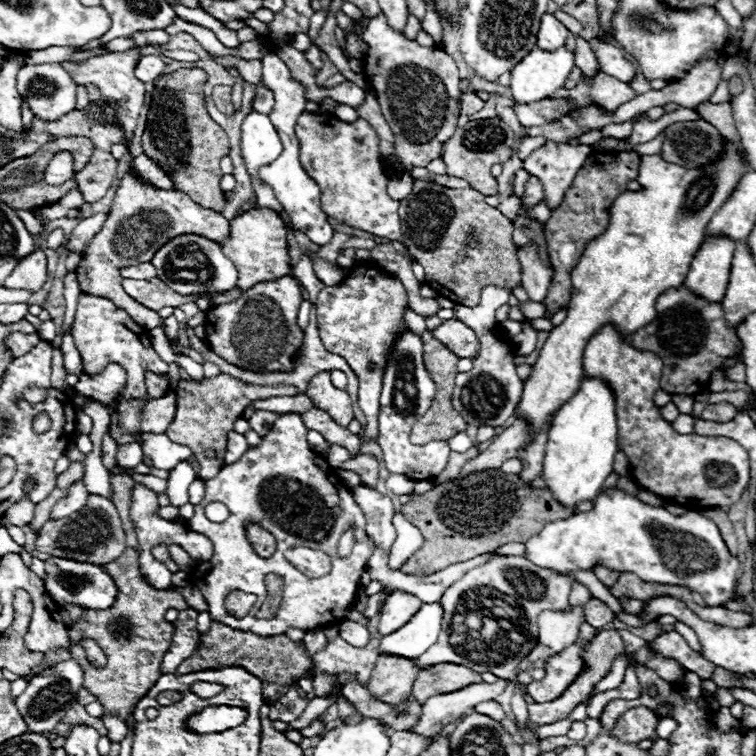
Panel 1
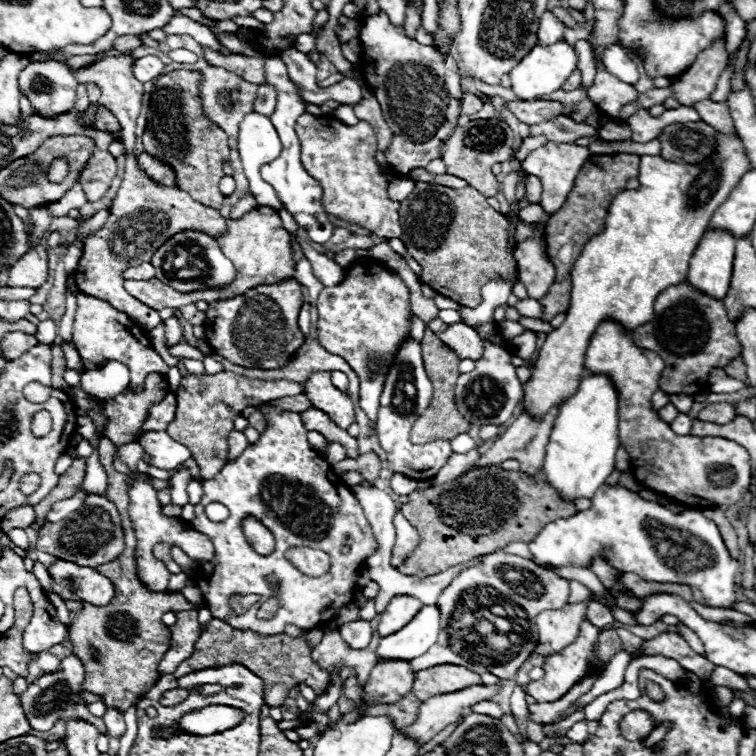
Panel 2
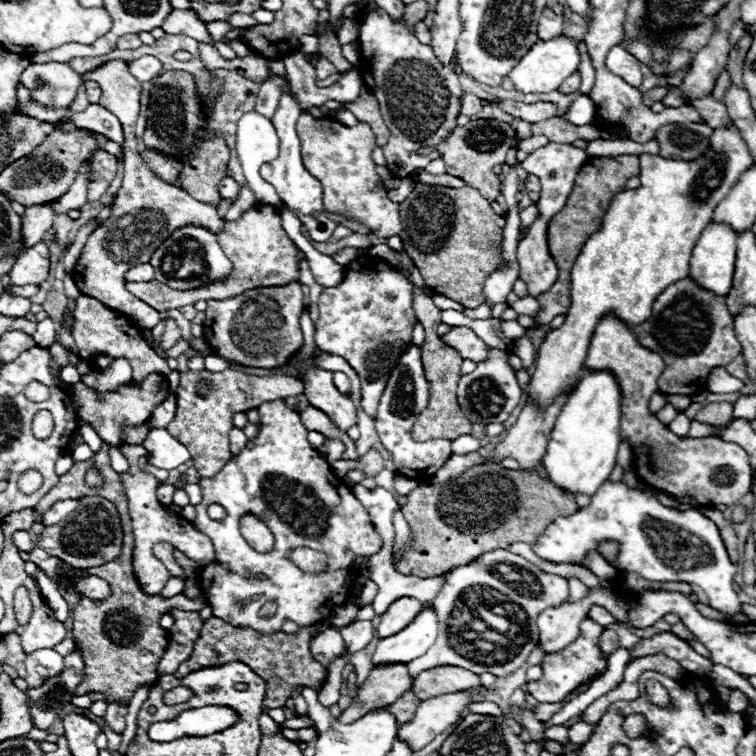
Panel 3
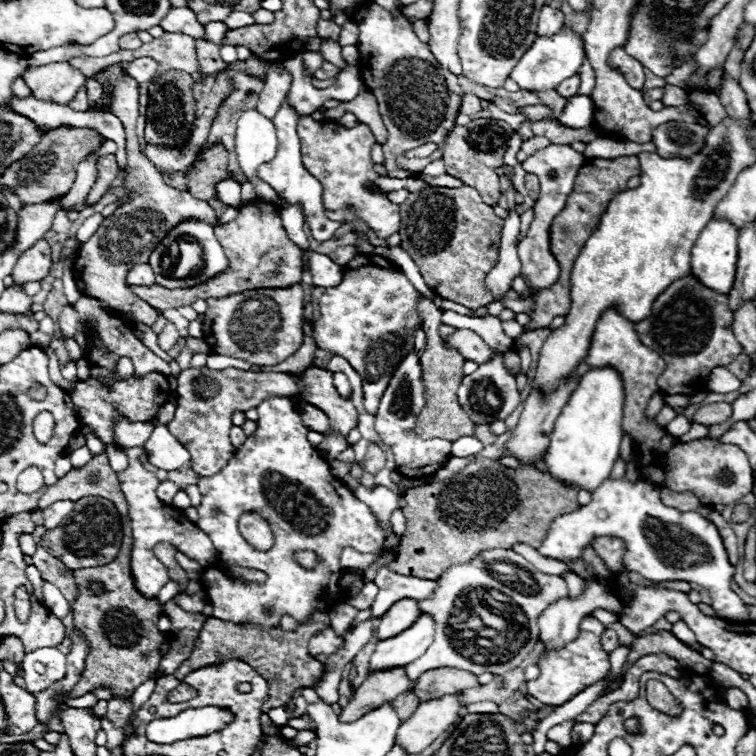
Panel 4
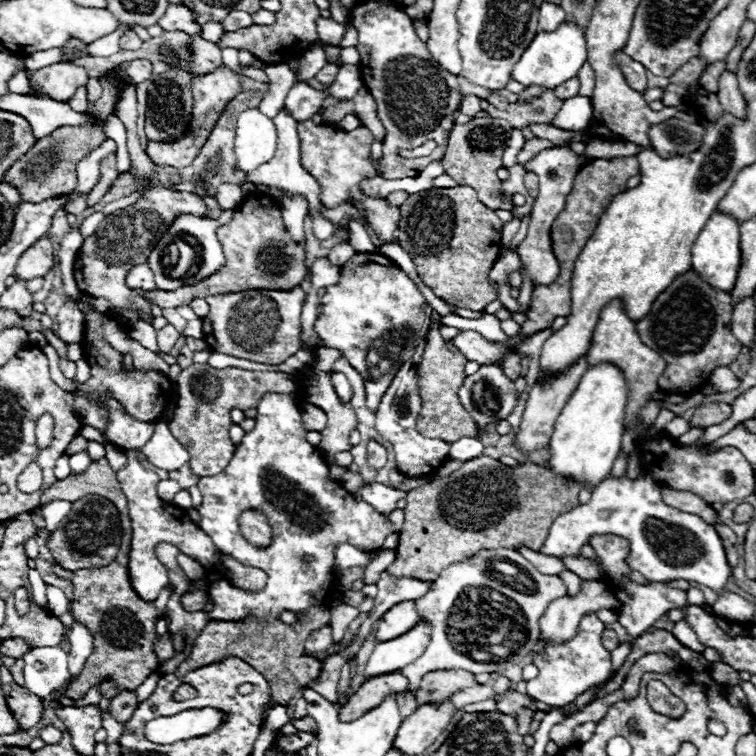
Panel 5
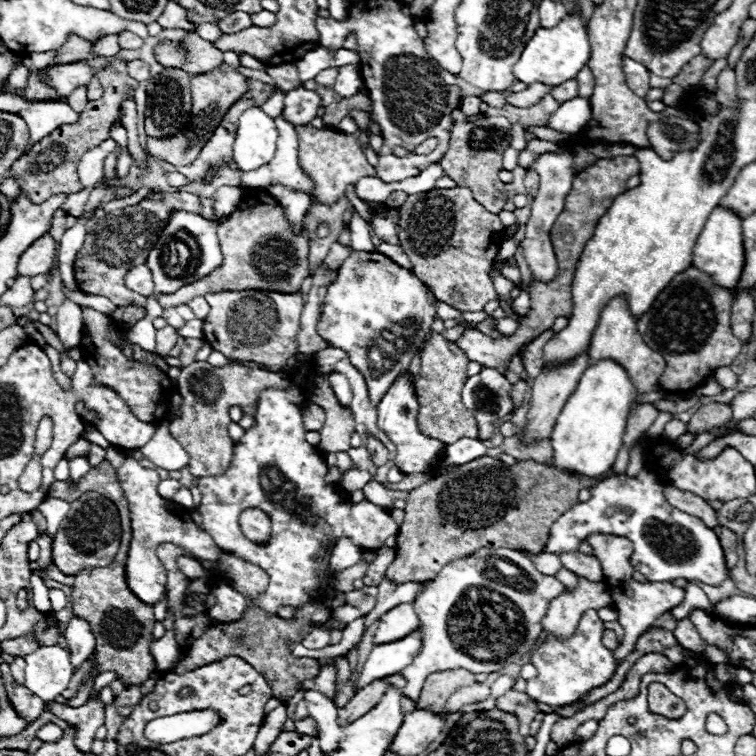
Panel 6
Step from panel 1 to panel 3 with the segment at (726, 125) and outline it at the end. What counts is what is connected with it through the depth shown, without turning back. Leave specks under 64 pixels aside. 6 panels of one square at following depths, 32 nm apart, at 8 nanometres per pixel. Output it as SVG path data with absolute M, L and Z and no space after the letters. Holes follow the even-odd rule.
M714 96L694 98L694 100L690 102L690 106L694 106L694 108L700 112L702 120L704 120L710 128L718 128L718 126L722 126L722 124L726 124L726 122L730 120L730 116L728 116L728 112L726 112L726 106L724 106L720 100L716 100Z

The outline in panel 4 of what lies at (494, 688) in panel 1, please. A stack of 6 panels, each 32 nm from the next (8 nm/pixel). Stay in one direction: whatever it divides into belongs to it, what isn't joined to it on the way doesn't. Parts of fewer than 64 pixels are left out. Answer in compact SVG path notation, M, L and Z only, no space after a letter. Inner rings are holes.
M456 694L444 696L440 700L422 702L418 706L418 710L400 724L398 734L396 734L396 744L402 744L402 748L408 754L422 752L450 724L456 722L460 710L462 710L462 706L458 706Z

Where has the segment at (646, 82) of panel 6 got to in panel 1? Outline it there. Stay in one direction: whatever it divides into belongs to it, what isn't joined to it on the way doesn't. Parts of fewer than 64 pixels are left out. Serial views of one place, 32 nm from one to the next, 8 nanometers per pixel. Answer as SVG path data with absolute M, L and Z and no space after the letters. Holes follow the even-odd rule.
M588 40L592 52L598 58L600 70L612 74L614 78L622 80L622 82L630 82L632 78L636 78L636 68L632 62L626 60L626 52L620 46L614 44L602 44L598 40Z

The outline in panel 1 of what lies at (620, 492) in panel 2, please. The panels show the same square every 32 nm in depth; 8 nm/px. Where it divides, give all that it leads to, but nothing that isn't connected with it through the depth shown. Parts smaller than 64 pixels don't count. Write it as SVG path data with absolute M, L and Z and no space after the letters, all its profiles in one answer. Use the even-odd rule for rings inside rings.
M610 488L600 490L594 498L594 508L588 512L576 512L574 516L566 520L550 522L532 536L526 542L526 558L534 562L540 568L550 568L554 572L562 570L590 570L596 562L602 562L604 566L618 570L618 572L632 572L644 582L658 582L658 584L678 584L688 586L690 590L696 590L702 594L708 606L722 606L724 602L732 600L736 570L738 570L738 558L732 556L720 536L718 526L704 518L696 510L688 510L682 516L670 514L664 506L652 506L636 496Z

